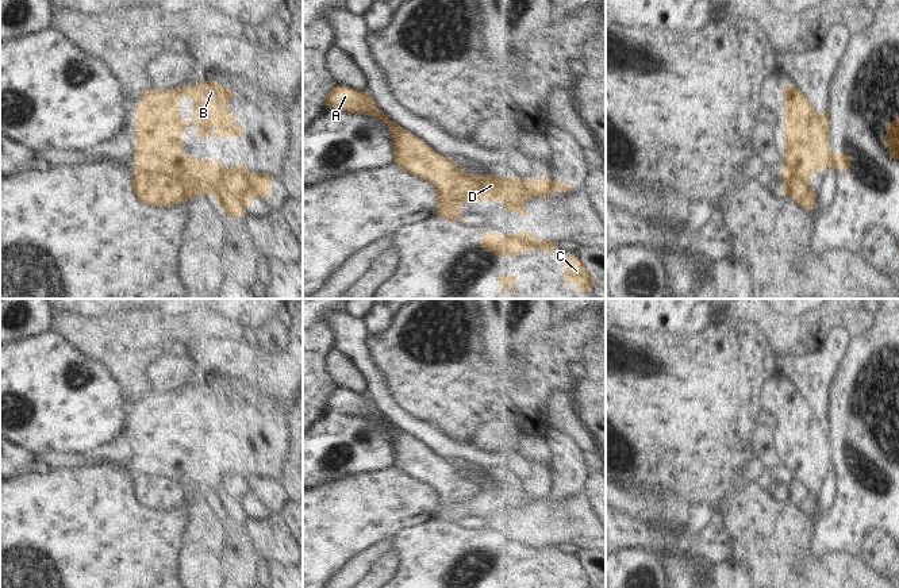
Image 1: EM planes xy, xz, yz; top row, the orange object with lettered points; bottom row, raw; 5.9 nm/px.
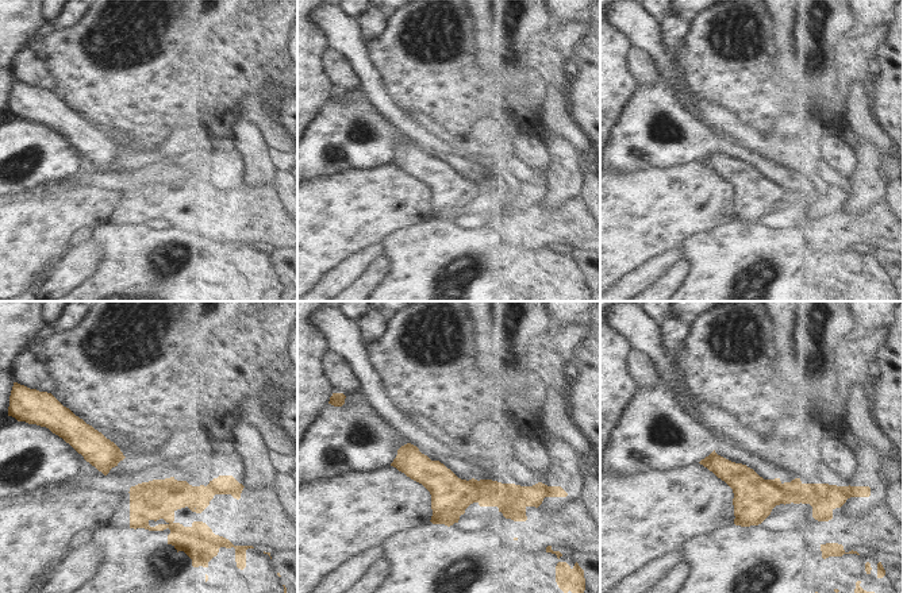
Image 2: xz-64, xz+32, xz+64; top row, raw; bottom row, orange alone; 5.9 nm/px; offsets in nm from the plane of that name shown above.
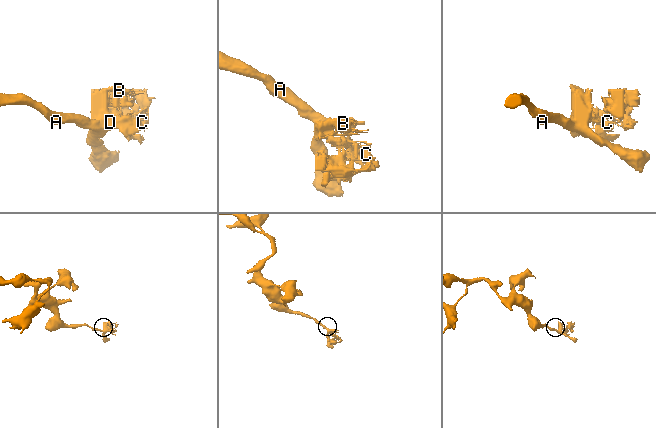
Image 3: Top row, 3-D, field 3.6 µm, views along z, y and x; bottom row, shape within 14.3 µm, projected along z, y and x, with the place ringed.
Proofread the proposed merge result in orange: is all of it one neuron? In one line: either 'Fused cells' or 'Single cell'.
Fused cells

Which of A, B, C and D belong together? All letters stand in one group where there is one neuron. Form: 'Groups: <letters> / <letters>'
Groups: A / B C D

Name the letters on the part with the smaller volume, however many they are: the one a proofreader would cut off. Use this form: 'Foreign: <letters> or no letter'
Foreign: B, C, D

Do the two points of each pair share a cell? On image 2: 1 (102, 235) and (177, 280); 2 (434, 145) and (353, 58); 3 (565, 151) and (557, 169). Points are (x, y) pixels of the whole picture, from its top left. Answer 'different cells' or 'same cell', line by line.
1: same cell
2: same cell
3: same cell

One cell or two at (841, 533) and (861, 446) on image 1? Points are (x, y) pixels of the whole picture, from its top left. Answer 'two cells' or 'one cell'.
one cell

